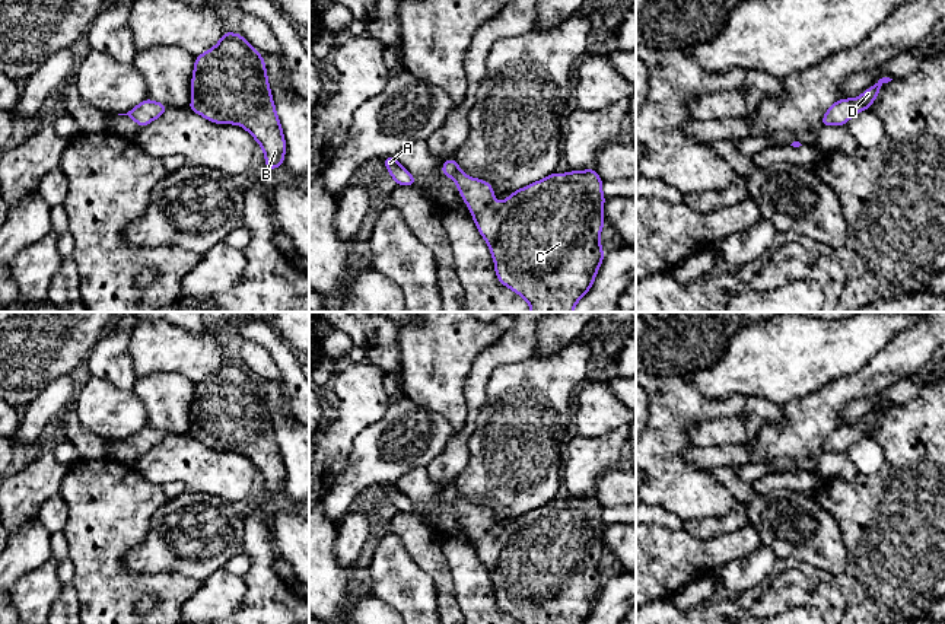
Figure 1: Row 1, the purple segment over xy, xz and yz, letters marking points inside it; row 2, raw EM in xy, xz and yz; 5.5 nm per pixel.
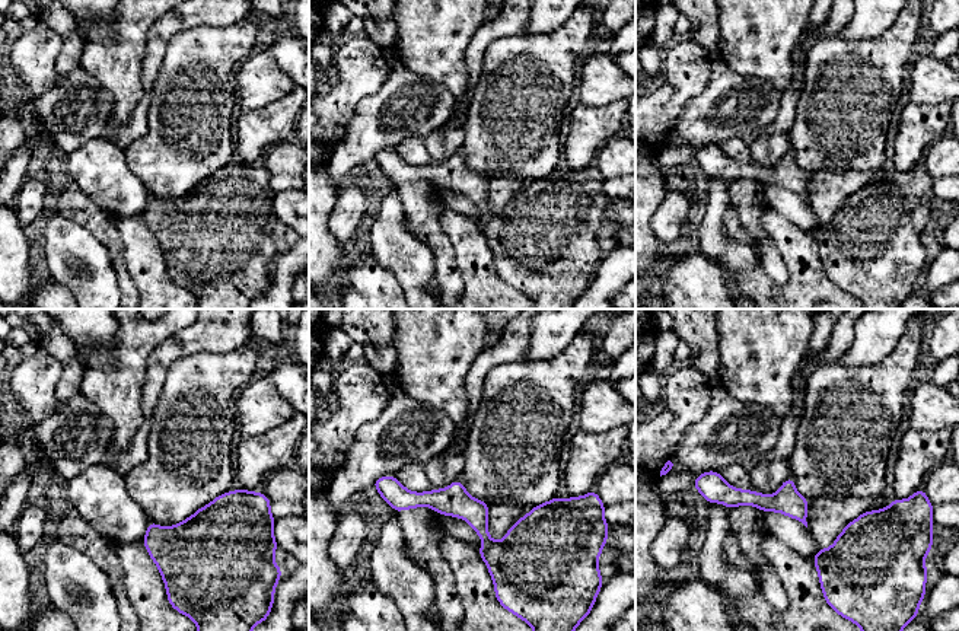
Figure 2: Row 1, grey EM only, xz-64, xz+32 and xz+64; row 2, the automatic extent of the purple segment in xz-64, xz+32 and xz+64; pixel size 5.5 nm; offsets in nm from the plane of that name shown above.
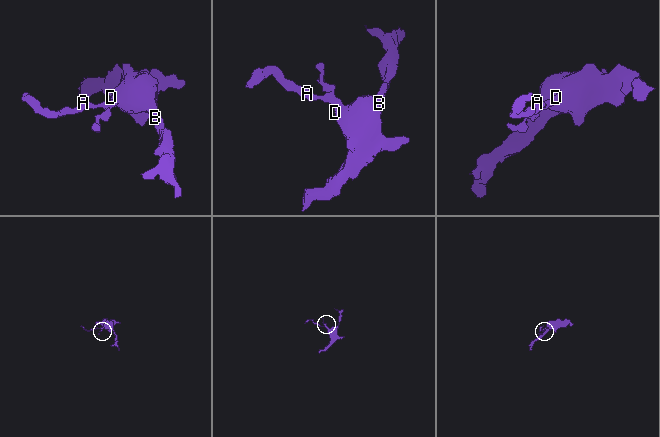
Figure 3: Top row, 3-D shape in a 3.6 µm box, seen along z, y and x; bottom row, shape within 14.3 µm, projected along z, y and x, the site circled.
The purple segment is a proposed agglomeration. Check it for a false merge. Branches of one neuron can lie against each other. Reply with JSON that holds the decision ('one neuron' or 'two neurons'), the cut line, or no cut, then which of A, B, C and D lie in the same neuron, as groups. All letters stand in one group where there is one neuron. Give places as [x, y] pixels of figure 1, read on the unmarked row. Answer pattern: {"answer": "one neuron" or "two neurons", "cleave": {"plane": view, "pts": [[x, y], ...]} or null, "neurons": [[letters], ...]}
{"answer": "one neuron", "cleave": null, "neurons": [["A", "B", "C", "D"]]}

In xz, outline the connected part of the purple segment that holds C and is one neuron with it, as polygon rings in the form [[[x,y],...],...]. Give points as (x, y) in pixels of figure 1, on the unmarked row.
[[[448,485],[443,488],[442,502],[451,503],[455,507],[456,515],[461,519],[461,525],[468,532],[480,561],[484,564],[484,567],[489,572],[489,576],[494,586],[496,604],[503,612],[509,614],[510,617],[521,621],[522,624],[583,624],[588,620],[588,617],[594,611],[595,602],[605,582],[604,577],[601,576],[601,566],[599,566],[599,560],[605,550],[604,547],[605,522],[602,520],[602,516],[601,516],[604,507],[599,504],[599,502],[595,499],[594,494],[586,497],[579,497],[579,499],[569,497],[566,502],[561,502],[560,499],[554,499],[544,506],[532,509],[525,515],[516,516],[499,531],[494,528],[493,513],[484,506],[475,506],[465,502],[458,493],[455,485]]]

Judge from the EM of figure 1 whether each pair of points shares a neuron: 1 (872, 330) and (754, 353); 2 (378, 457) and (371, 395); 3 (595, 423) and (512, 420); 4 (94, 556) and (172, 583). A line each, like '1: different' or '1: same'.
1: same
2: different
3: different
4: same

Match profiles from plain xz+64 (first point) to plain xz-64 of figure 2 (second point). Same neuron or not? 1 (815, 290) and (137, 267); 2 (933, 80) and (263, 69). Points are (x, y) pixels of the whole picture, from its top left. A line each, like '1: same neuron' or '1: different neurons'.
1: same neuron
2: same neuron

